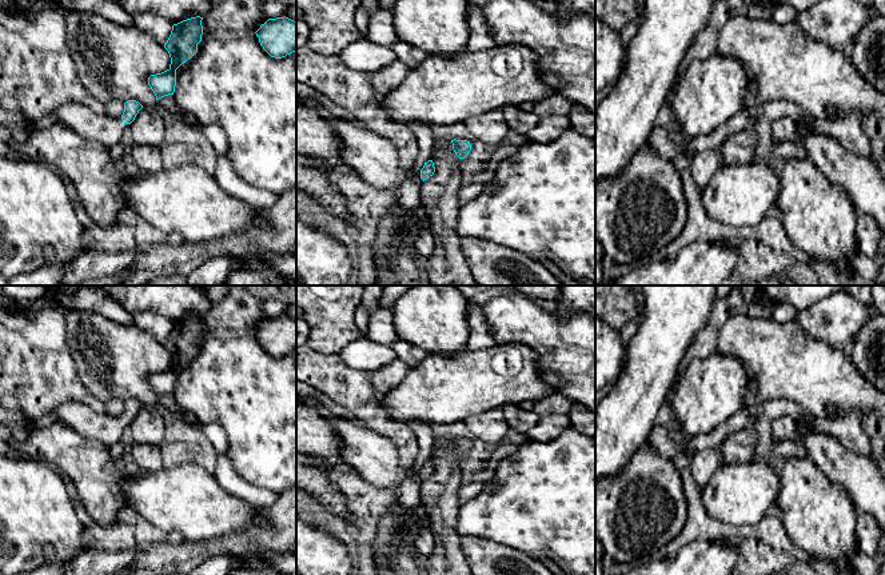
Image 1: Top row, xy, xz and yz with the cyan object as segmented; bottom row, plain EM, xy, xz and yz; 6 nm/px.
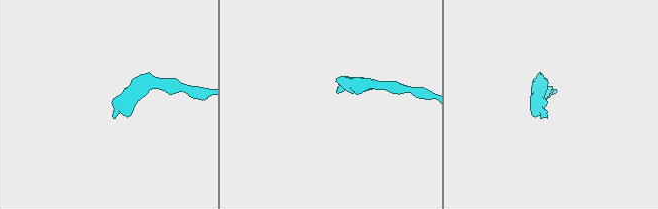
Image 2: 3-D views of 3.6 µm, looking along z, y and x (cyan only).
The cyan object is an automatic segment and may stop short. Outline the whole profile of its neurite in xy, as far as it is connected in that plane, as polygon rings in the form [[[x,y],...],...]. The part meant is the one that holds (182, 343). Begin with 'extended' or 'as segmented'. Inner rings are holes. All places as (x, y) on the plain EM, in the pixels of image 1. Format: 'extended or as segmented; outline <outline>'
as segmented; outline [[[196,315],[172,324],[171,334],[164,343],[171,356],[170,367],[148,376],[148,384],[156,399],[174,394],[176,368],[198,351],[198,343],[202,340],[203,334],[202,319],[203,316]]]

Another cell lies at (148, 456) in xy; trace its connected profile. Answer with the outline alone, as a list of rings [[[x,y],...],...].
[[[135,443],[131,447],[131,454],[141,471],[158,471],[163,468],[162,451],[156,444]]]

